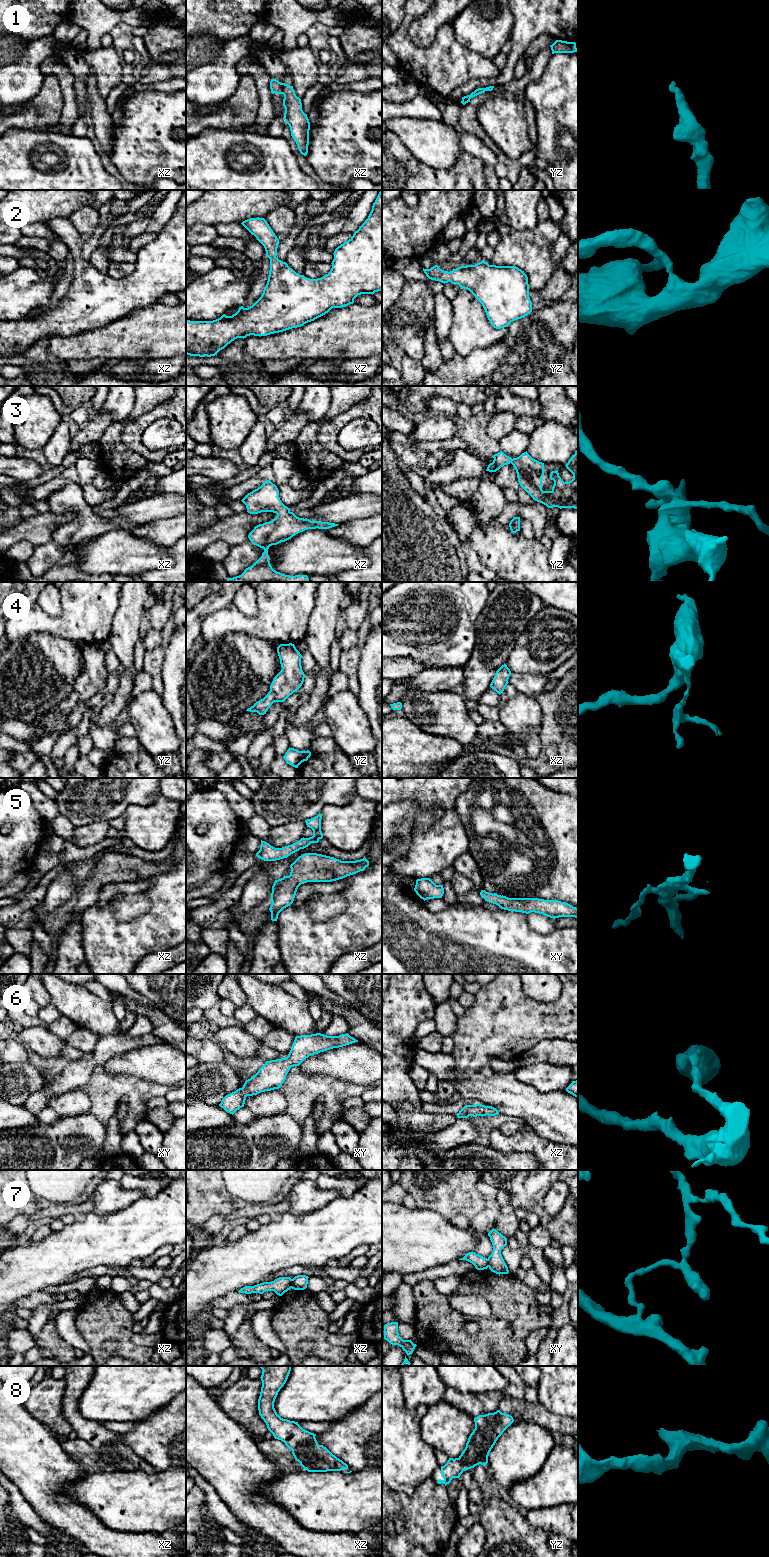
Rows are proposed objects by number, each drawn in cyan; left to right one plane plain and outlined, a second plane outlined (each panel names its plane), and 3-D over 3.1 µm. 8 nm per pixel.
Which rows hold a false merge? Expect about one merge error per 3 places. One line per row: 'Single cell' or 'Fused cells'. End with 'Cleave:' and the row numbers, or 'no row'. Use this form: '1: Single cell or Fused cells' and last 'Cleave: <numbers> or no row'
1: Fused cells
2: Single cell
3: Single cell
4: Single cell
5: Single cell
6: Single cell
7: Fused cells
8: Single cell
Cleave: 1, 7

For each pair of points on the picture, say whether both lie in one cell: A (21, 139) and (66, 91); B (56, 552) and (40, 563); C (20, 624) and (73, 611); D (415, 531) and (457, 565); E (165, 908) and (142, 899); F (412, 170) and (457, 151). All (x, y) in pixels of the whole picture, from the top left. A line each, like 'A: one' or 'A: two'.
A: two
B: one
C: one
D: one
E: two
F: two

